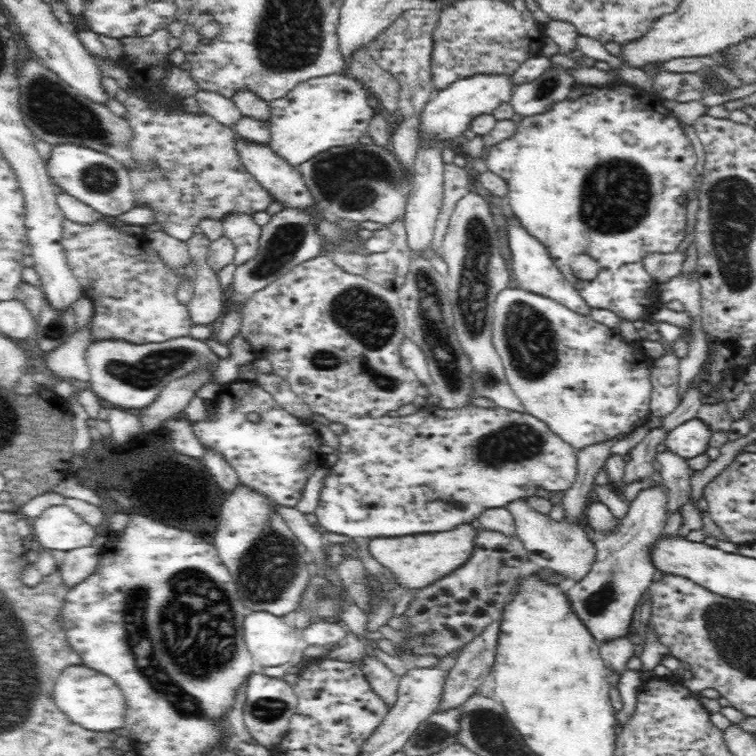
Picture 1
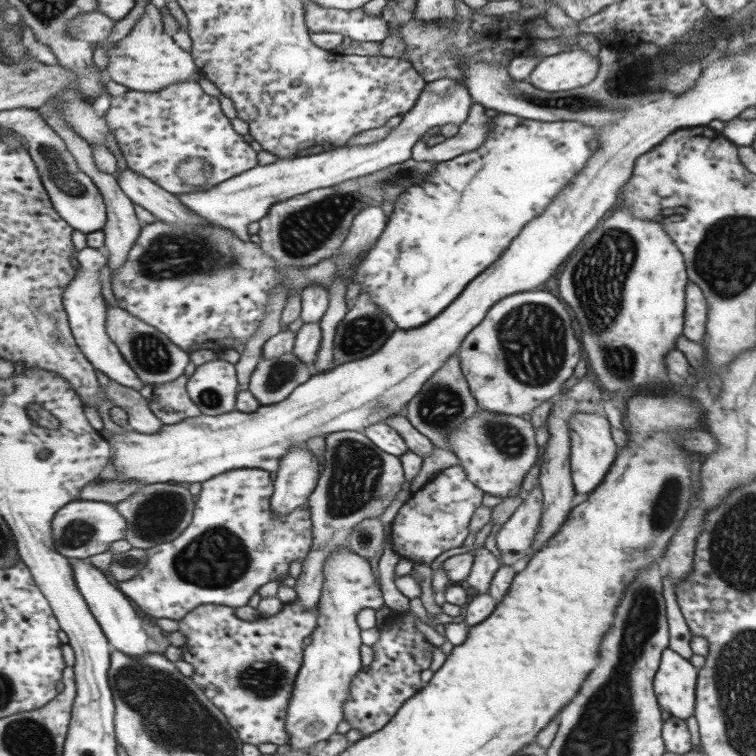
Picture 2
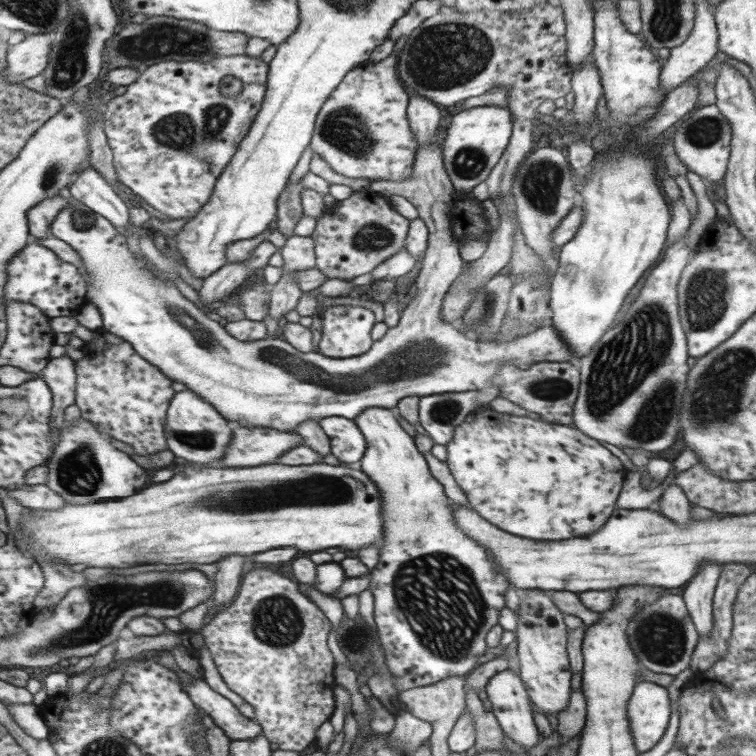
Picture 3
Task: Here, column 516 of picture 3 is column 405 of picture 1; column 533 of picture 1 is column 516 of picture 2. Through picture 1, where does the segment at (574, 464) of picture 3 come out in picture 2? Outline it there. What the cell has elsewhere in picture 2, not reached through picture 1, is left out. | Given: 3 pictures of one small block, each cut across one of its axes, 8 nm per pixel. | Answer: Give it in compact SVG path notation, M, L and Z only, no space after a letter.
M480 406L460 428L449 433L448 444L471 481L490 496L498 498L518 495L524 476L538 458L538 446L534 442L534 428L529 417L496 413Z

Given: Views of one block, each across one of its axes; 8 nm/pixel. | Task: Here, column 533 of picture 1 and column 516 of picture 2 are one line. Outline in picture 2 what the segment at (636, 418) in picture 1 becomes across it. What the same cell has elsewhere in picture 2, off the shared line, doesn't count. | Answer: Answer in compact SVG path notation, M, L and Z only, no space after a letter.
M534 290L504 298L504 302L500 302L500 306L488 314L488 322L484 322L484 326L476 326L476 334L464 342L464 350L459 350L458 356L470 392L478 406L496 413L527 418L544 401L551 400L550 396L556 396L562 384L572 376L572 368L580 360L580 342L574 336L572 320L564 304L550 292Z

